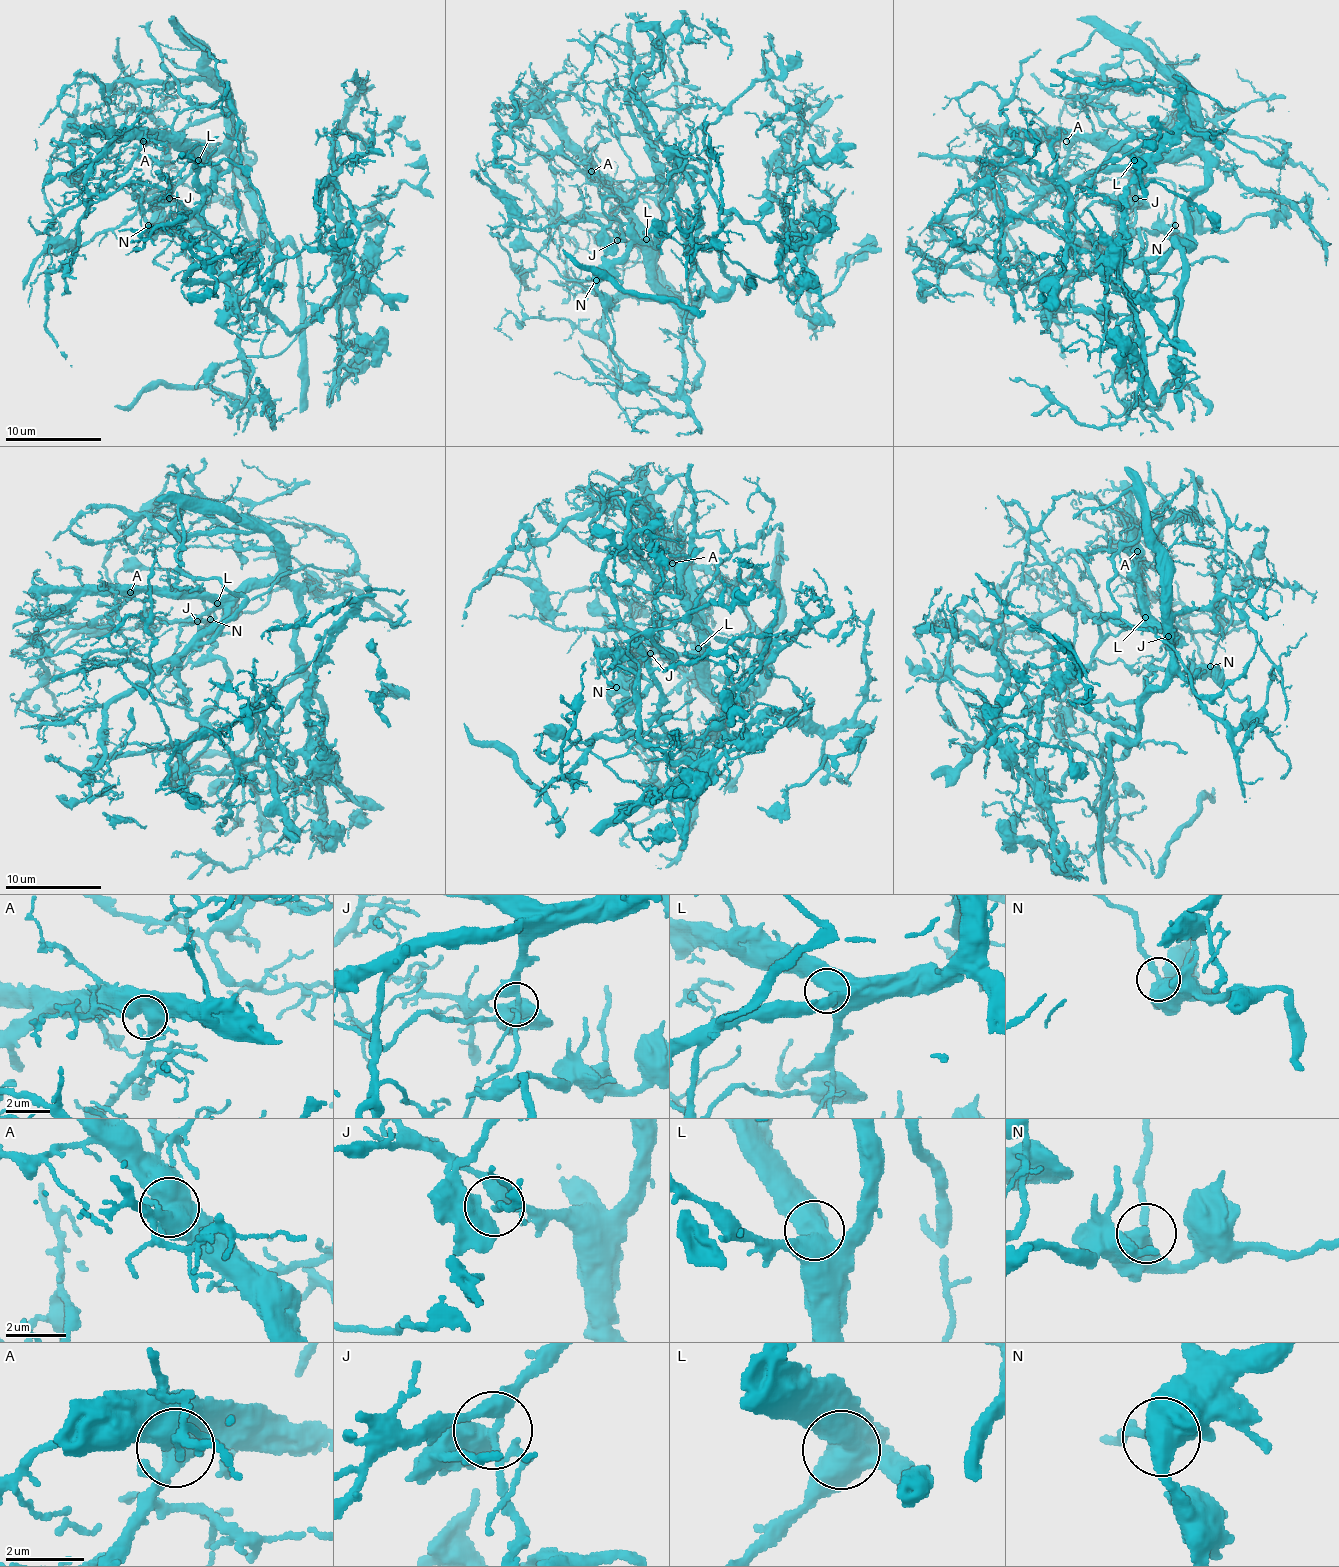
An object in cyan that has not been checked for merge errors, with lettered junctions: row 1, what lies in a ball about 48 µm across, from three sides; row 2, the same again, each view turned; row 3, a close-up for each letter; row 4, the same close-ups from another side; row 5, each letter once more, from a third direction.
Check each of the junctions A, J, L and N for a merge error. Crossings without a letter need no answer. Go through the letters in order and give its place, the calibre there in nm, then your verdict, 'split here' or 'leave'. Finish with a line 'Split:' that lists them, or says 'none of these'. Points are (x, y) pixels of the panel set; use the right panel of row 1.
A: (1066, 141) | 750 nm | leave
J: (1135, 198) | 360 nm | split here
L: (1134, 160) | 650 nm | leave
N: (1175, 225) | 500 nm | leave
Split: J

